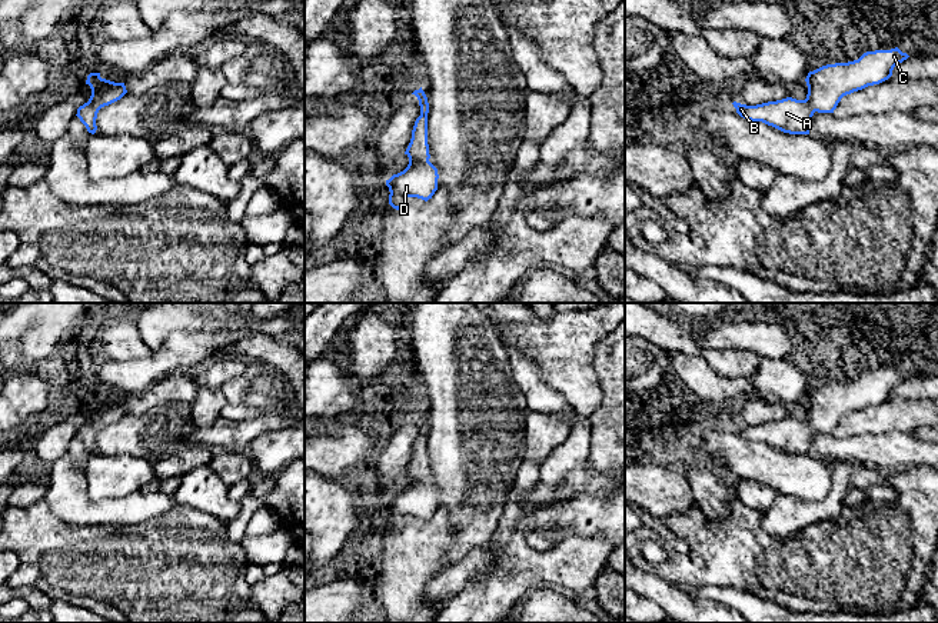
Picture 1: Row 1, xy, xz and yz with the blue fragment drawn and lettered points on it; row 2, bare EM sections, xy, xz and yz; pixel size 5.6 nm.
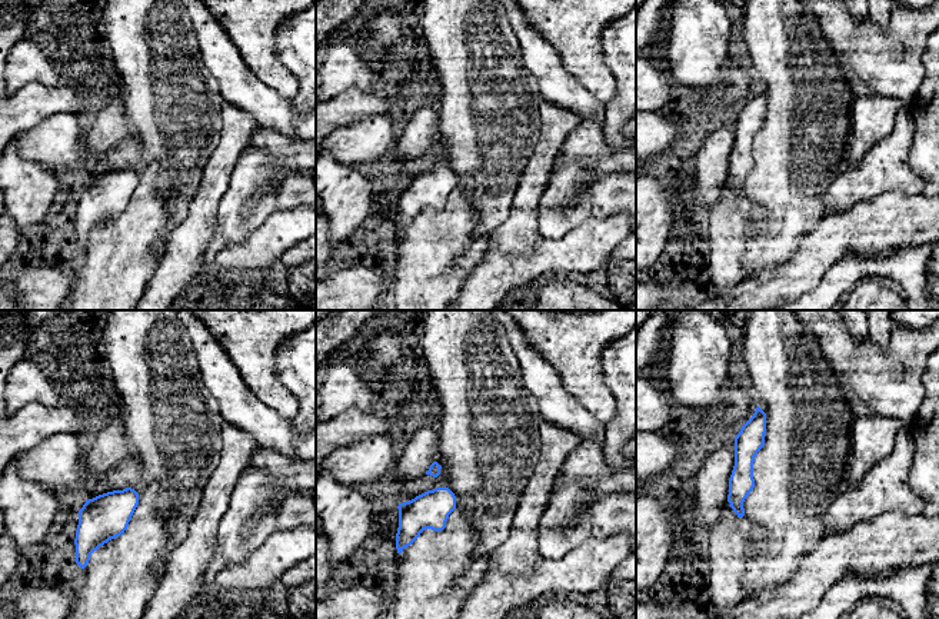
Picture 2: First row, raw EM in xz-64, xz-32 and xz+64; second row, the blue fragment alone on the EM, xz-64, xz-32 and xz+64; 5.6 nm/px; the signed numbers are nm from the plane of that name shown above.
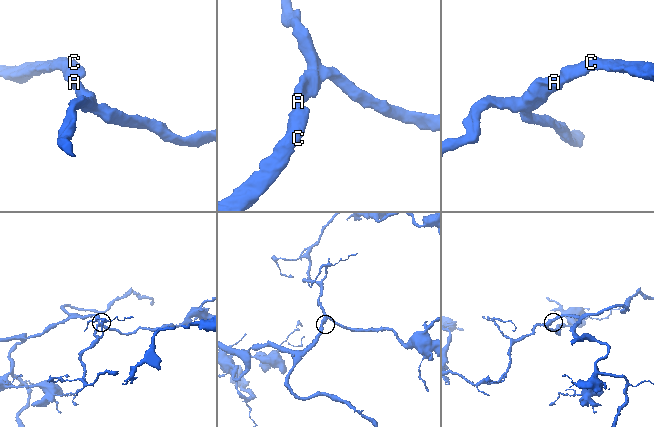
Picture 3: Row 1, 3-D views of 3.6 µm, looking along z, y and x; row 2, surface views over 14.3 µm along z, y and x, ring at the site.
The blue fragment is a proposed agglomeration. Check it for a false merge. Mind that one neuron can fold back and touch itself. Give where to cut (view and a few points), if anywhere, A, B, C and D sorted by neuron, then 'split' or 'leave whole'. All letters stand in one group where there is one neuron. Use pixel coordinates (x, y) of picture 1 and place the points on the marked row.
no cut | A B C D | leave whole

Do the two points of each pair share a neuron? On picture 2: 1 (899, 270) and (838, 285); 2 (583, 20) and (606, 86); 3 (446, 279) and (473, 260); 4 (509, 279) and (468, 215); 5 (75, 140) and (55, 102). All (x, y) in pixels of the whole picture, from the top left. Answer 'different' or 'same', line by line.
1: same
2: same
3: different
4: different
5: different

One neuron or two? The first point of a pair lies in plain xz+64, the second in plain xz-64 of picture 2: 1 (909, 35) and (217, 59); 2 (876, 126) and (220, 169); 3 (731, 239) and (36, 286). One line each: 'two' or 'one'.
1: two
2: one
3: two

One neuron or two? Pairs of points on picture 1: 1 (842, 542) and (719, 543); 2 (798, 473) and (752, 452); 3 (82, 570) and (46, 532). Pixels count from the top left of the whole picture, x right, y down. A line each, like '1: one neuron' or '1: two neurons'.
1: one neuron
2: one neuron
3: one neuron

